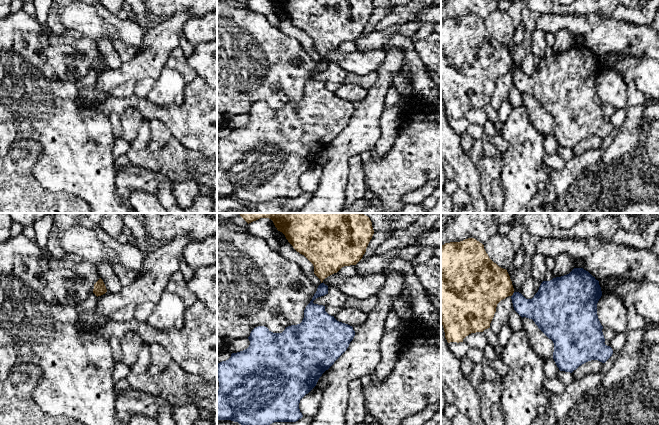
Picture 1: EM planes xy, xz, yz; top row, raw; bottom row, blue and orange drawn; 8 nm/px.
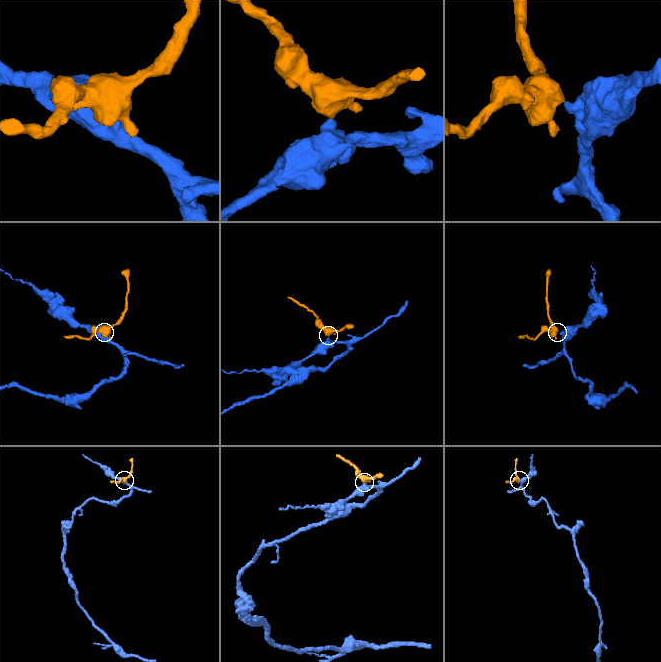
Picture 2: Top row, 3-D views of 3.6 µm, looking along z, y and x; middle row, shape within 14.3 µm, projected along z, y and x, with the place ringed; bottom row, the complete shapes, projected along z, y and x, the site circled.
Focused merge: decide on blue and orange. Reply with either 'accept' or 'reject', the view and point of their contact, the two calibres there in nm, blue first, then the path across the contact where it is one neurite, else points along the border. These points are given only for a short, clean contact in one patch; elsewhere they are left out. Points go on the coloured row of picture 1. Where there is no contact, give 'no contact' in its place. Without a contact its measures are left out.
reject; meets blue in yz at (513, 294); 220 nm thick on the blue side, 380 nm on the other; border along yz (514, 292), (511, 296)

